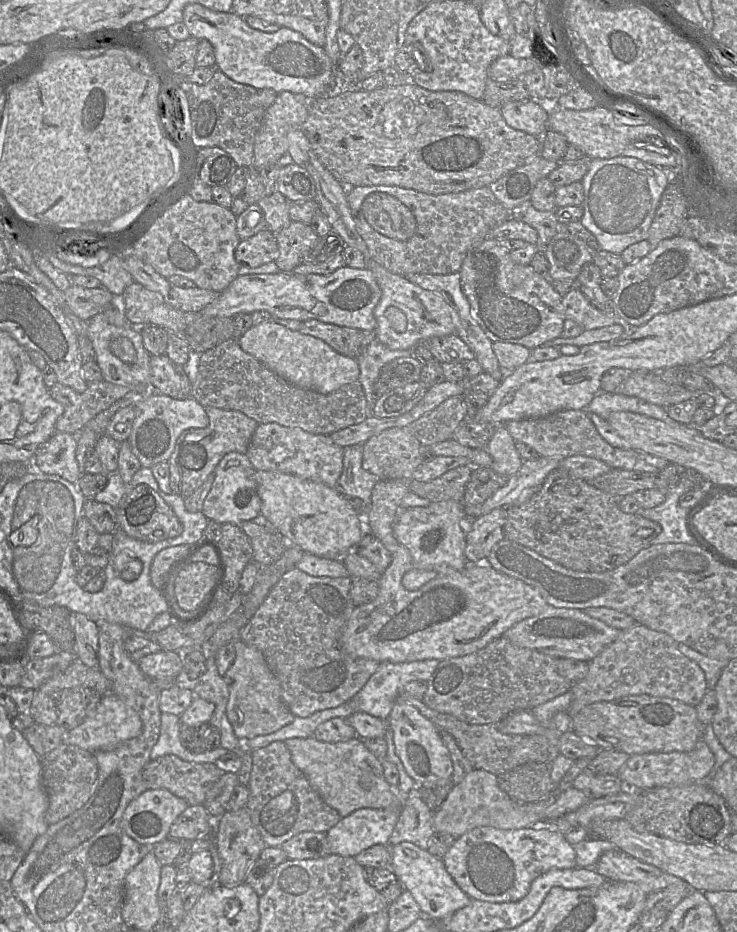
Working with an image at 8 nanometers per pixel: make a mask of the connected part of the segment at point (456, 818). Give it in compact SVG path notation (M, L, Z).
M473 769L460 783L453 786L439 809L434 812L433 828L434 833L449 834L455 839L476 827L488 826L502 830L531 828L545 825L588 801L582 791L571 786L538 802L517 802L500 789L497 776L482 769Z

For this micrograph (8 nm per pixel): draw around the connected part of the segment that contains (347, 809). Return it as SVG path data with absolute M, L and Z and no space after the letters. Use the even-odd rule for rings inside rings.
M308 737L290 738L284 742L293 764L341 818L361 808L402 810L403 798L385 780L382 761L368 750L361 738L329 743Z

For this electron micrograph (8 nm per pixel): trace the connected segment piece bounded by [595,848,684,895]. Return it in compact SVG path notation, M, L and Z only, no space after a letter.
M618 848L603 853L595 864L597 873L610 882L632 882L647 895L684 882L659 868L644 863Z

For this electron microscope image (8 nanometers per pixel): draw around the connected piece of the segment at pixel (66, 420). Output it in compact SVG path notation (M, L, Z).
M105 380L87 384L82 393L59 382L49 389L52 398L64 407L63 414L55 423L56 432L77 435L98 413L131 391L127 387Z

